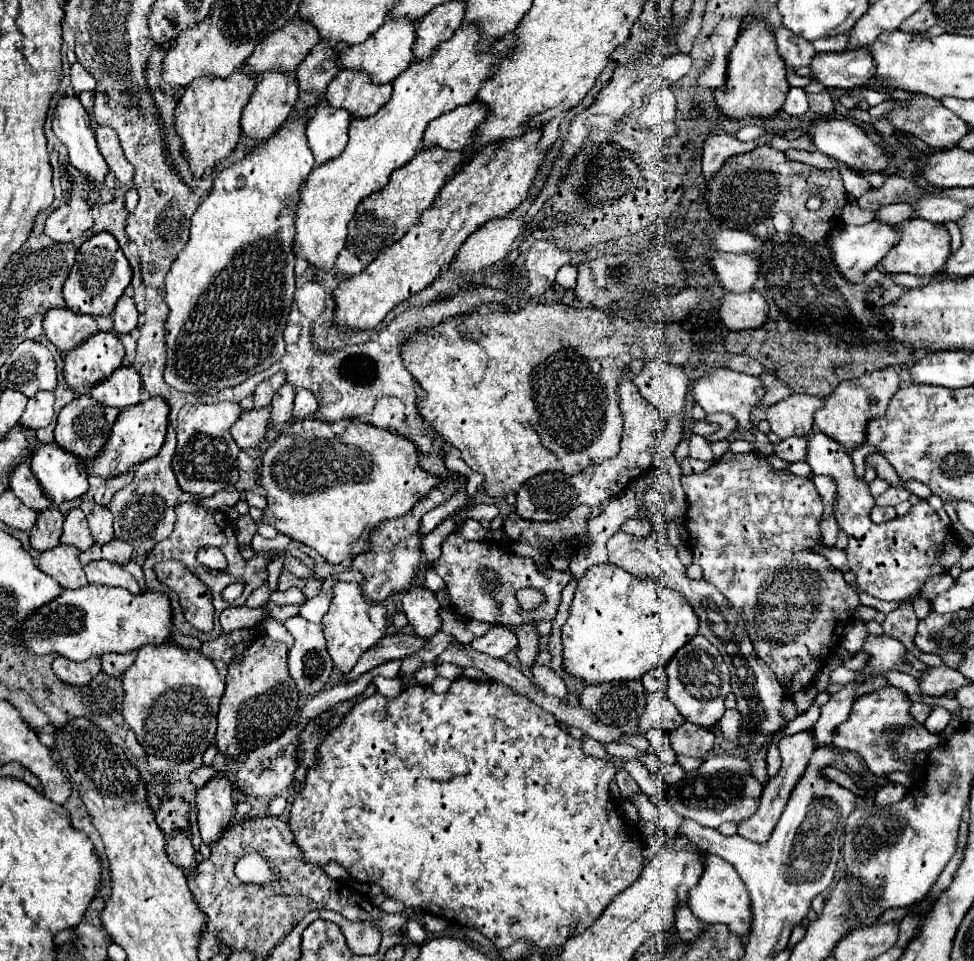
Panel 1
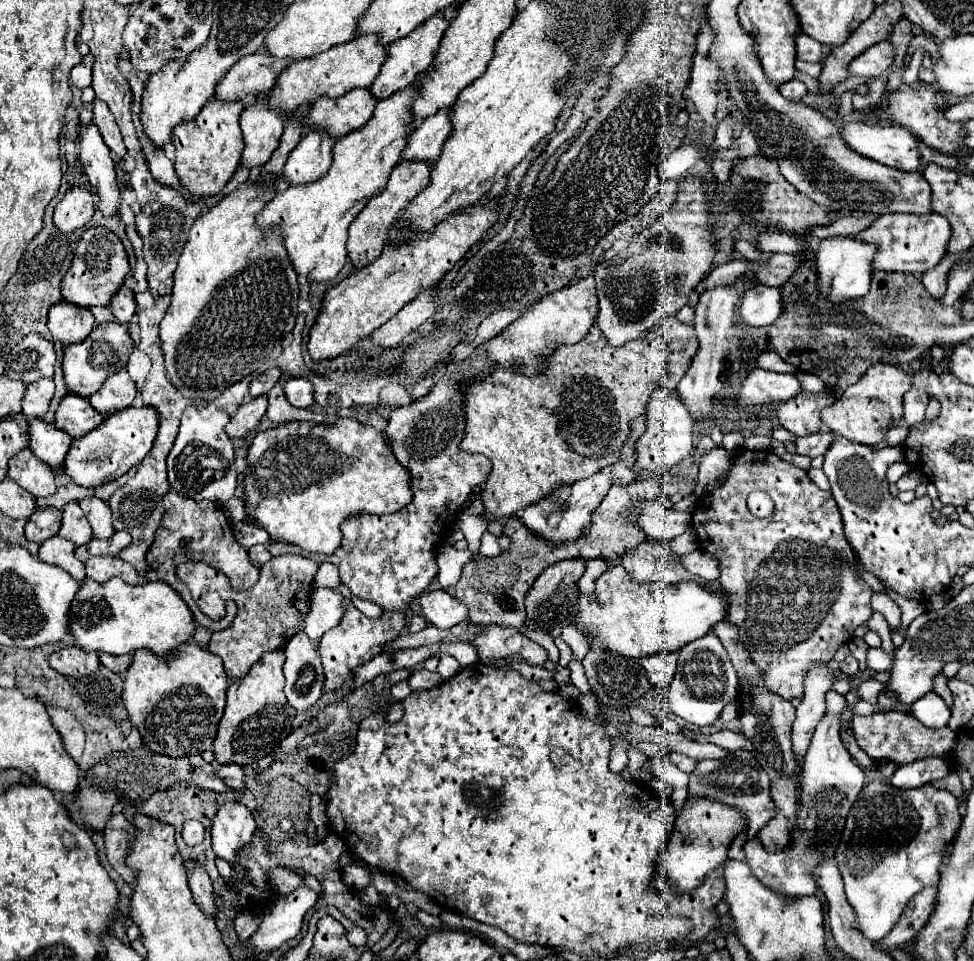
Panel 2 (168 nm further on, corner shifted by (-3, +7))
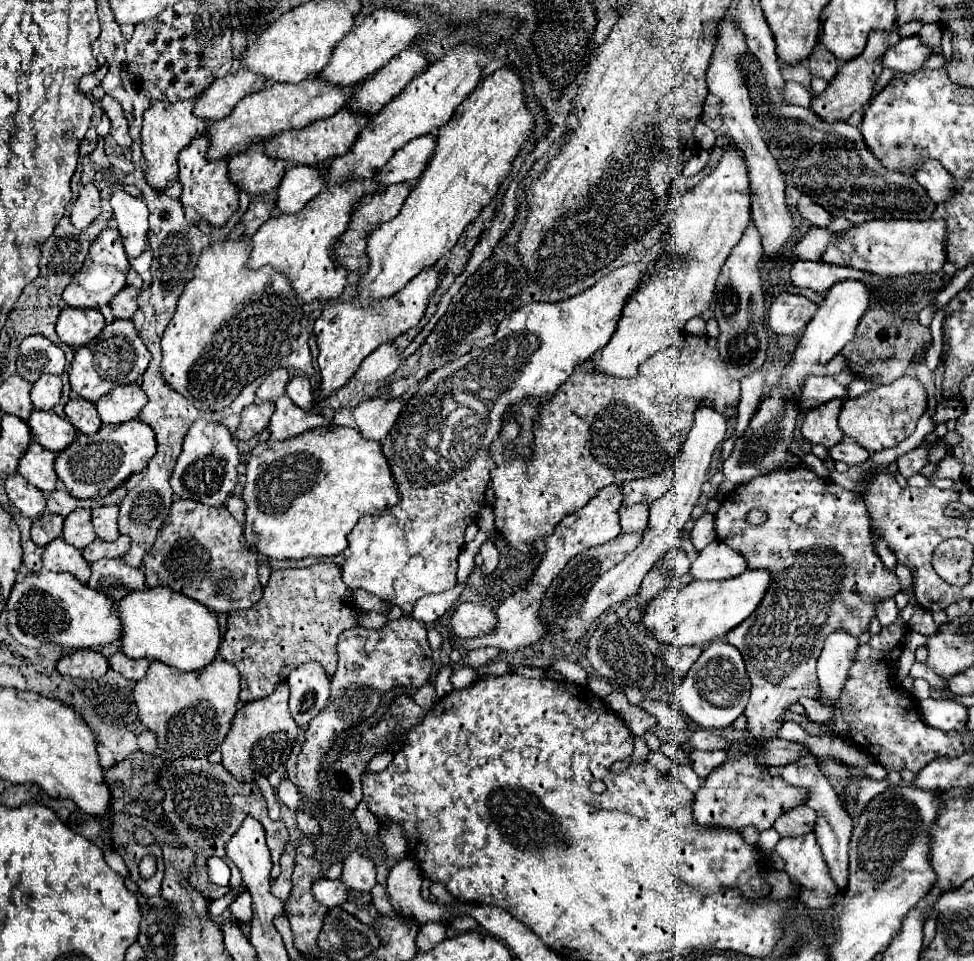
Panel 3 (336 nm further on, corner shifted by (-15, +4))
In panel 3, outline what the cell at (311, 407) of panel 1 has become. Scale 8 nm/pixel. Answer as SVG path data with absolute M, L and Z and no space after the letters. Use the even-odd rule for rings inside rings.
M295 376L293 380L289 380L287 396L293 400L293 404L303 408L305 412L309 412L313 408L313 392L311 392L311 384L305 376Z

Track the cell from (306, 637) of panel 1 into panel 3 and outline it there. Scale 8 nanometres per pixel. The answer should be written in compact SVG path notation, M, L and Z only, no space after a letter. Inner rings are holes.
M307 662L295 668L287 676L287 686L291 690L289 712L297 726L309 724L329 700L331 684L325 670L317 662Z

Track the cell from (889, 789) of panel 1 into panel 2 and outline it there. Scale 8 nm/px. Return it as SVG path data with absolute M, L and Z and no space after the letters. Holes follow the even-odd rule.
M927 757L927 759L915 761L915 763L897 767L897 771L889 779L889 783L897 789L915 789L915 787L931 783L933 779L943 779L949 771L951 771L951 767L945 763L945 759Z

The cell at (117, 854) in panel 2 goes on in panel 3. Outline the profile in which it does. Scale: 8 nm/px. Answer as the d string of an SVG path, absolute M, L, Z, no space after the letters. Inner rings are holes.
M177 756L177 758L167 758L167 764L163 766L163 770L159 770L159 778L157 784L161 784L161 788L165 790L165 800L163 800L163 810L165 810L165 818L169 824L173 824L175 832L171 832L169 828L159 828L153 822L139 818L139 816L131 816L125 812L115 812L113 816L113 826L111 826L111 838L113 838L113 848L117 854L121 854L121 858L125 860L127 868L129 868L129 876L133 878L133 882L139 886L139 890L145 896L159 896L161 894L161 880L163 880L163 862L157 858L157 874L149 880L143 880L139 876L139 862L145 854L153 854L155 856L155 846L163 846L163 844L171 844L171 846L185 846L191 848L195 854L195 866L191 870L189 876L189 884L193 888L197 888L197 892L203 894L205 900L215 900L219 896L225 896L229 890L243 886L239 868L235 864L231 864L231 880L229 886L217 886L213 882L209 882L207 876L207 858L209 856L219 856L221 860L227 862L225 856L225 846L227 840L237 832L239 824L245 820L245 816L253 816L255 820L259 820L263 824L266 832L266 842L269 850L271 850L271 860L273 860L273 868L271 868L271 880L275 880L279 876L279 856L283 854L283 846L289 840L289 832L287 826L283 822L273 822L267 816L267 804L265 798L259 790L257 784L245 784L245 782L237 782L221 764L211 764L207 758L199 760L199 758L187 758L187 756ZM135 826L143 826L147 828L157 842L151 846L141 846L135 840Z

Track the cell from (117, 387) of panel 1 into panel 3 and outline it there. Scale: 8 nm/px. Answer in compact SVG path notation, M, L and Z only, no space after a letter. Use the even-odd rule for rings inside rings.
M127 384L105 394L95 406L103 424L121 424L139 416L147 404L147 394L139 384Z

